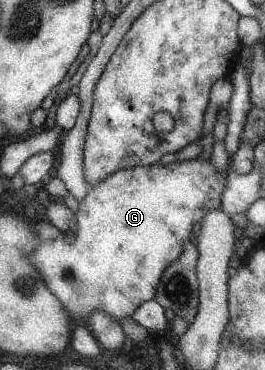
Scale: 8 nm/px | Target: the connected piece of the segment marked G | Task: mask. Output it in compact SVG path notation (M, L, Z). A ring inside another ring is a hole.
M198 157L193 160L174 161L167 165L160 165L158 162L151 166L136 166L135 168L126 168L117 171L109 178L106 178L102 183L97 184L89 190L89 194L81 203L79 210L76 213L78 227L76 232L68 235L50 221L45 223L44 221L29 219L31 221L31 226L35 229L35 234L38 234L41 237L41 244L39 246L34 245L33 247L27 247L26 249L29 253L30 263L33 263L34 267L39 269L39 272L44 276L48 287L58 296L58 299L62 300L66 311L70 313L74 323L79 323L83 318L87 323L89 317L96 310L106 312L108 315L115 317L118 321L122 318L130 317L131 315L134 315L134 311L136 311L144 301L155 299L159 283L161 282L166 269L184 253L185 243L189 242L190 237L192 237L192 227L194 227L194 223L200 223L202 217L209 211L223 209L222 198L227 190L227 181L228 177L226 176L226 172L220 173L220 171L210 163L210 160L204 160Z

